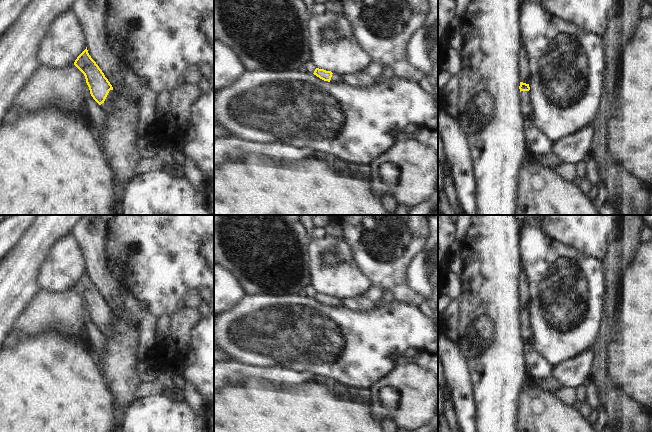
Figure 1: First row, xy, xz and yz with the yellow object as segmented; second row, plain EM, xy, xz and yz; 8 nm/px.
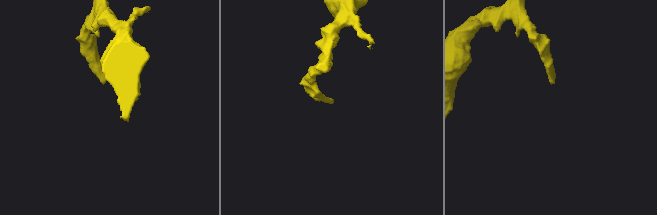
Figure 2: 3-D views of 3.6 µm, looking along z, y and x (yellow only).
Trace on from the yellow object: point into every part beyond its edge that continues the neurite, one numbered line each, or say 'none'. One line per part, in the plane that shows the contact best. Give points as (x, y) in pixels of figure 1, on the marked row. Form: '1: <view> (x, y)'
1: xy (108, 106)

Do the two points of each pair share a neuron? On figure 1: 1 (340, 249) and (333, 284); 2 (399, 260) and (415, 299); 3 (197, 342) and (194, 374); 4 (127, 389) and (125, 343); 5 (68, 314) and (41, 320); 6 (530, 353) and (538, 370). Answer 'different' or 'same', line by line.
1: same
2: same
3: same
4: same
5: same
6: same

